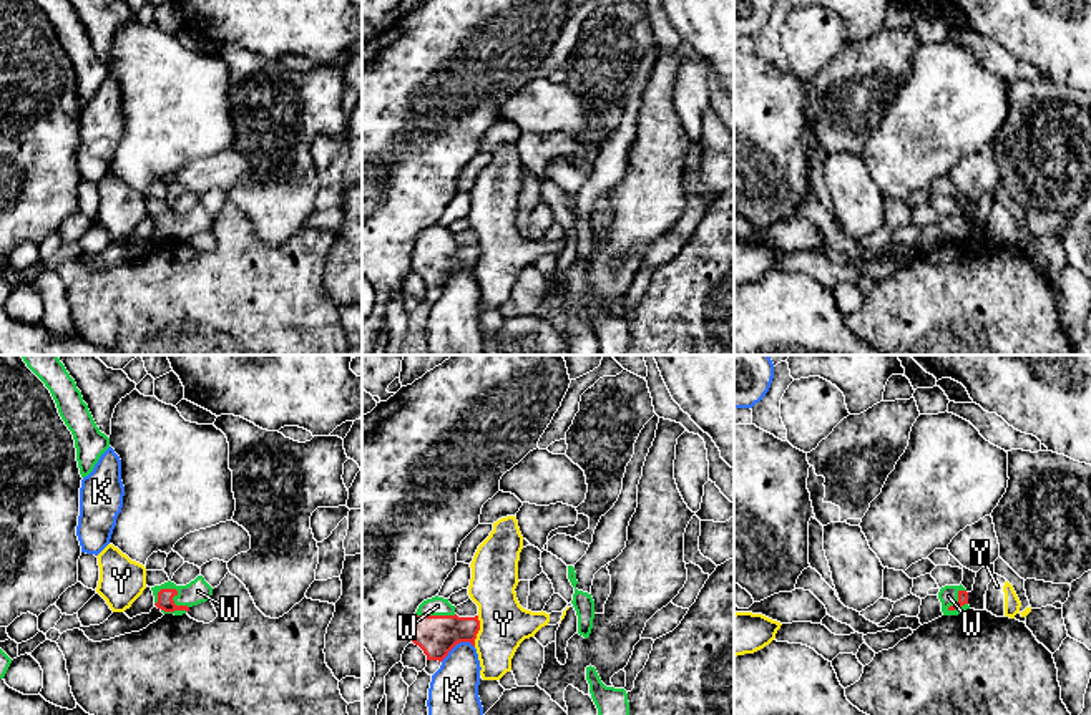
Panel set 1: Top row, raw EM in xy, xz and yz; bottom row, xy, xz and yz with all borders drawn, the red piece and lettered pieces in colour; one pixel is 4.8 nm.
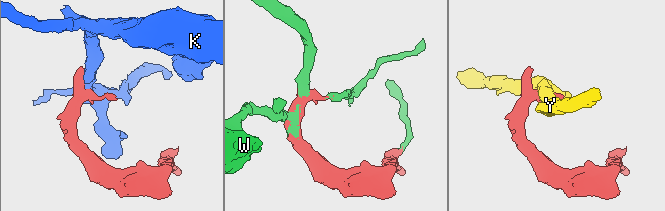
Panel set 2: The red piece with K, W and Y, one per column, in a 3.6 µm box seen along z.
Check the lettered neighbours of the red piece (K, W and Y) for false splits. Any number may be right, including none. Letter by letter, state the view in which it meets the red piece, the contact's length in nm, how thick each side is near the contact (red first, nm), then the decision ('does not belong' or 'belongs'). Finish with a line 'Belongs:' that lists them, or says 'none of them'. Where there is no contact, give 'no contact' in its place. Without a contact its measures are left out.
K: meets red in xz; contact 180 nm long; 190 nm thick on the red side, 240 nm on the other; does not belong
W: meets red in xy; contact 180 nm long; 80 nm thick on the red side, 120 nm on the other; belongs
Y: meets red in xz; contact 150 nm long; 190 nm thick on the red side, 240 nm on the other; does not belong
Belongs: W

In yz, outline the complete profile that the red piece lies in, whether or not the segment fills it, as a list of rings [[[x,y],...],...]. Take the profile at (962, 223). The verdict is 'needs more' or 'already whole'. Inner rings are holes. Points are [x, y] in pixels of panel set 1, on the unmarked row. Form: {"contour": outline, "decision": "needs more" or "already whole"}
{"contour": [[[961,212],[942,216],[938,221],[938,227],[942,231],[943,244],[958,244],[970,237],[968,221]]], "decision": "needs more"}

